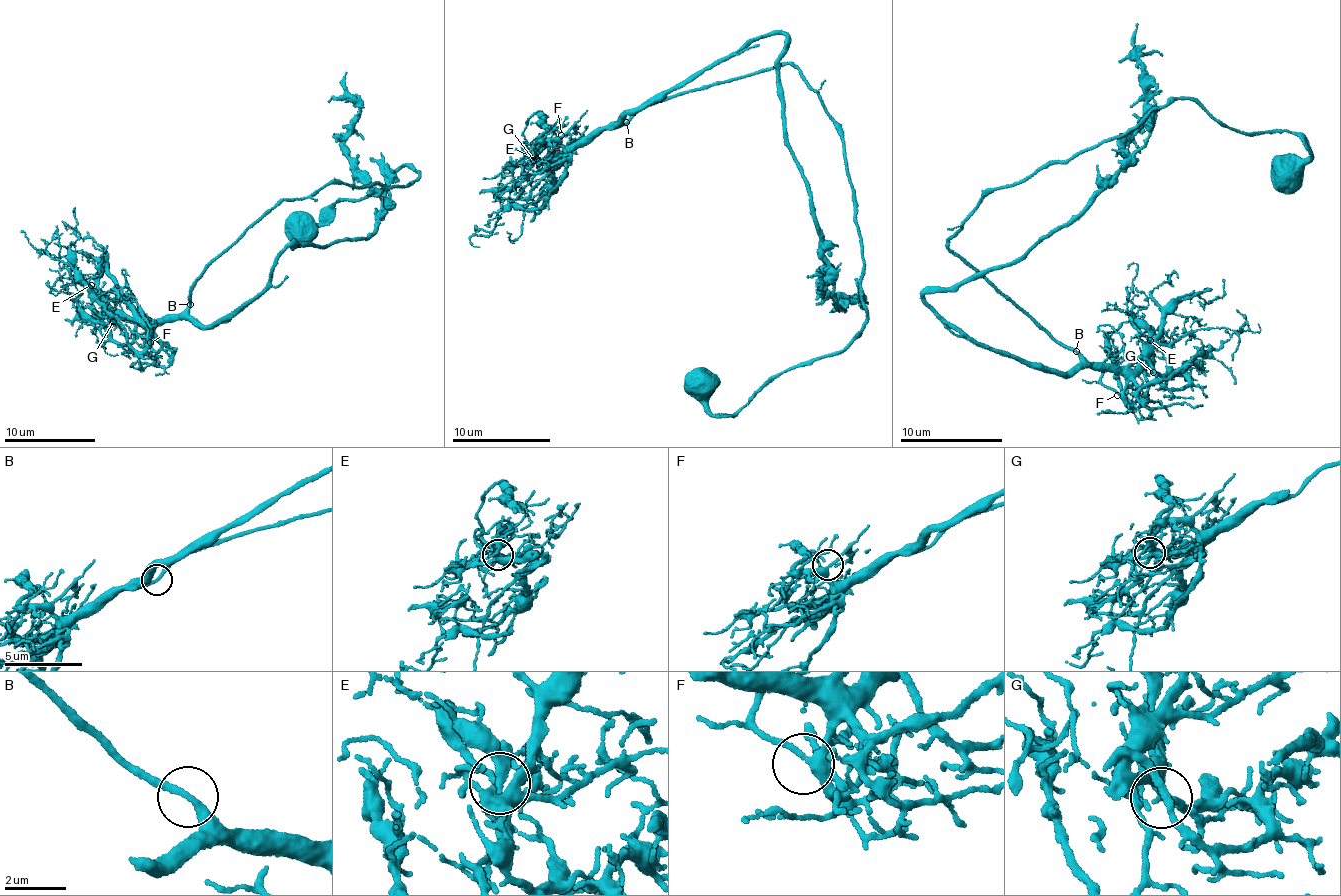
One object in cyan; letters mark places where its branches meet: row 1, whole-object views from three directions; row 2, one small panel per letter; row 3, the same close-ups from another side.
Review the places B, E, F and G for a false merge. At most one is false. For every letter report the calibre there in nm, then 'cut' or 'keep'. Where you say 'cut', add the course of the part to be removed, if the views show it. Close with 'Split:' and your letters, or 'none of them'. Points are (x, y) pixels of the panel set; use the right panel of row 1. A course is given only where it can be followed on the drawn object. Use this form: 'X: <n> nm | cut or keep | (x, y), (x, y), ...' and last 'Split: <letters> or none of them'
B: 280 nm | keep
E: 240 nm | keep
F: 300 nm | keep
G: 300 nm | keep
Split: none of them

